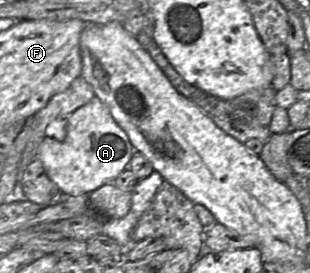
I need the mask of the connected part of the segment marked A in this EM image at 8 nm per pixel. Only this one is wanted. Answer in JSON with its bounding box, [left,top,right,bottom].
[37,96,135,195]

